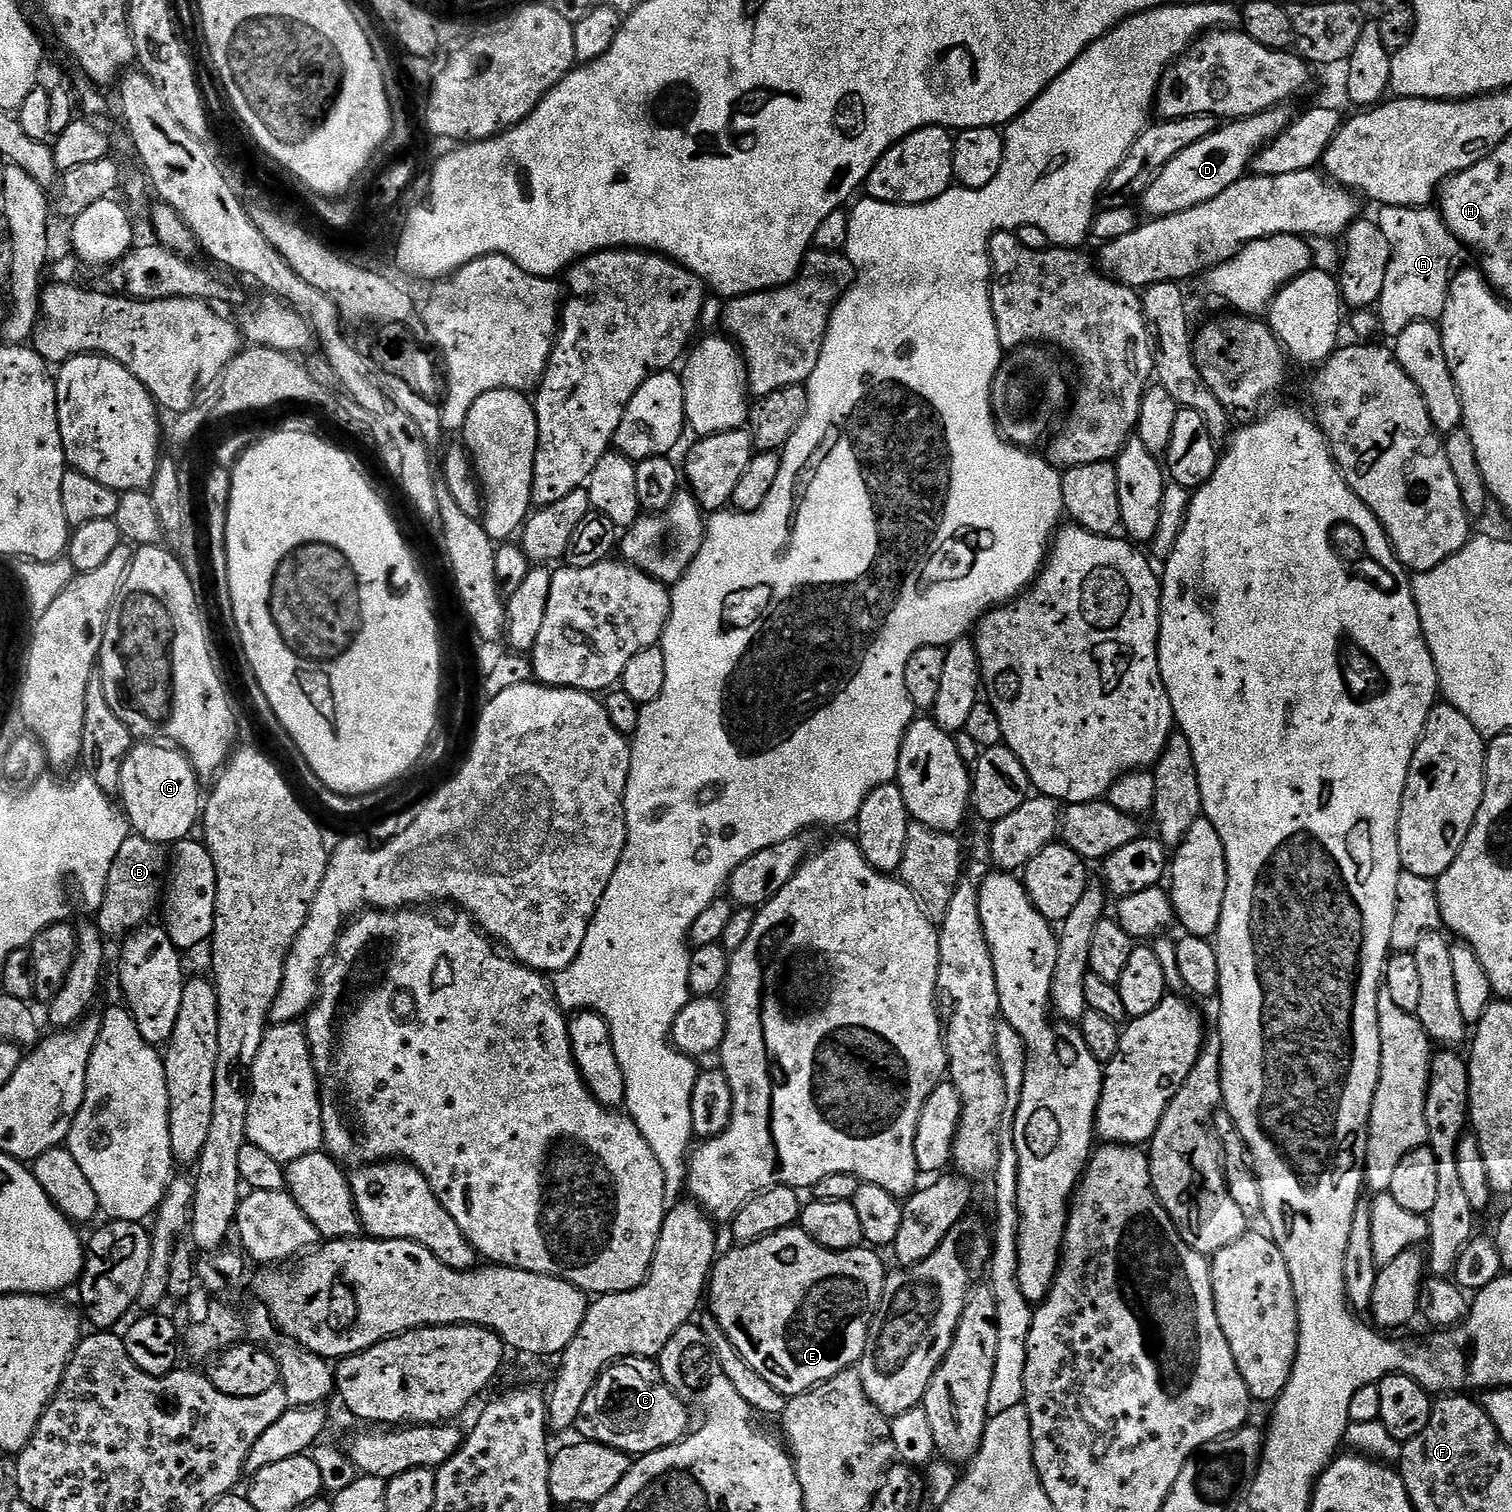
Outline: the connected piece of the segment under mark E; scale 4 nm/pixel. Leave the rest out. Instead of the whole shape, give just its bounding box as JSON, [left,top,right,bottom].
[706,1226,886,1398]

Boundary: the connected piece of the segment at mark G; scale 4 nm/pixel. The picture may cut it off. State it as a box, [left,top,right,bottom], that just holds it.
[118,742,202,846]

